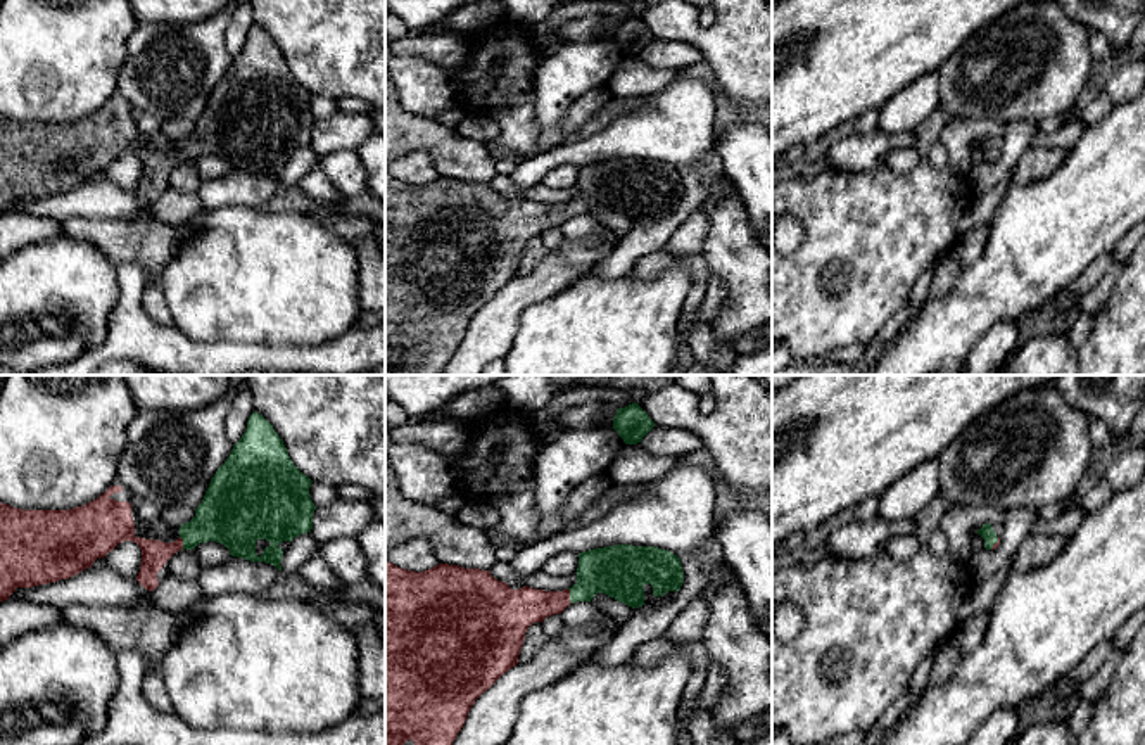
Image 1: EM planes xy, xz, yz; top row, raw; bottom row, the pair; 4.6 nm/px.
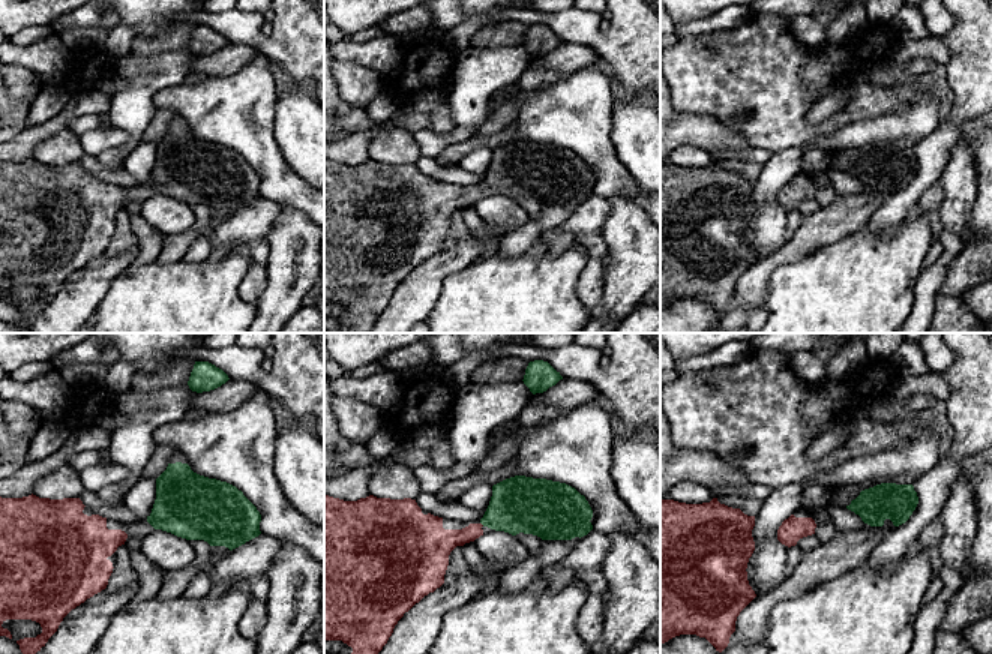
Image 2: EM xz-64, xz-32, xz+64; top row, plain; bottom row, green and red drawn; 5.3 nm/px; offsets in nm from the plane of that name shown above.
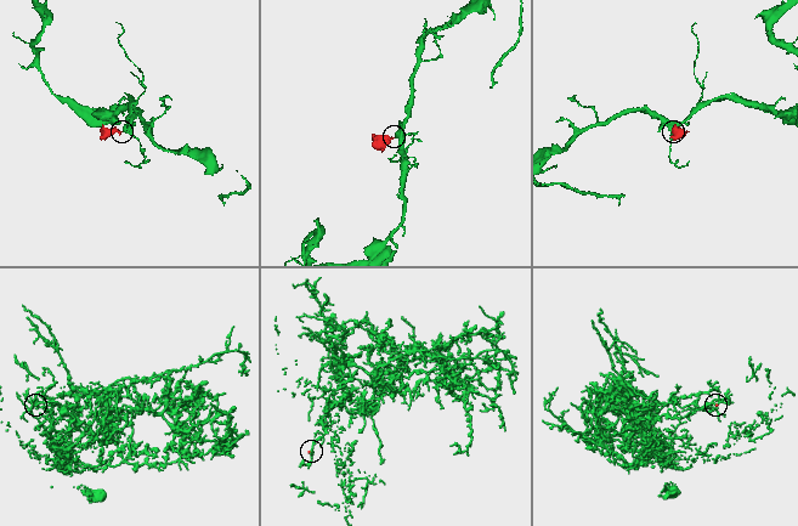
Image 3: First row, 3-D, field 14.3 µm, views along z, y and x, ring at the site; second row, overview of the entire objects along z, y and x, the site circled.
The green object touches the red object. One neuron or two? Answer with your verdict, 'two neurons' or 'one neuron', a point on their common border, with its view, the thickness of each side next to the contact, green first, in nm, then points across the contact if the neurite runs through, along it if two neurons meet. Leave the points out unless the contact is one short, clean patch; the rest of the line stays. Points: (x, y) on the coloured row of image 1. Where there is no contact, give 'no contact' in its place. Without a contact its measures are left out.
one neuron | xz (570, 595) | 240/190 nm | across xz (617, 571), (601, 571), (570, 595), (556, 602), (518, 609)

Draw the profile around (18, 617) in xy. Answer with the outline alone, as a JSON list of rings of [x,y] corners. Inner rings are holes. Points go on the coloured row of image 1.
[[[3,600],[0,602],[0,646],[35,629],[60,622],[60,607]]]

